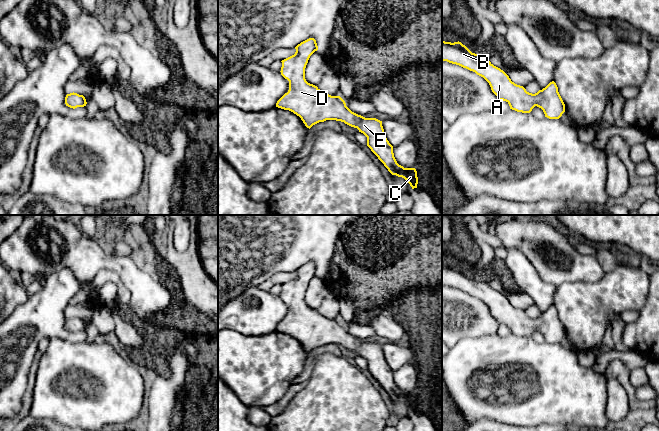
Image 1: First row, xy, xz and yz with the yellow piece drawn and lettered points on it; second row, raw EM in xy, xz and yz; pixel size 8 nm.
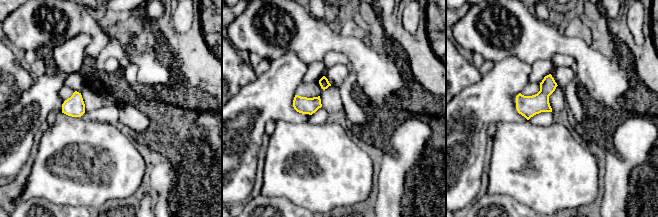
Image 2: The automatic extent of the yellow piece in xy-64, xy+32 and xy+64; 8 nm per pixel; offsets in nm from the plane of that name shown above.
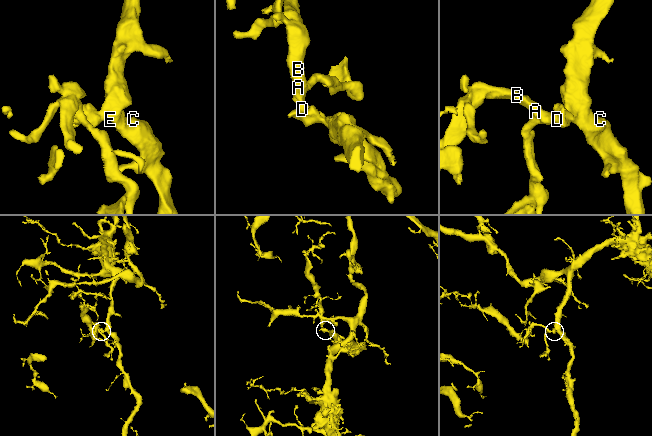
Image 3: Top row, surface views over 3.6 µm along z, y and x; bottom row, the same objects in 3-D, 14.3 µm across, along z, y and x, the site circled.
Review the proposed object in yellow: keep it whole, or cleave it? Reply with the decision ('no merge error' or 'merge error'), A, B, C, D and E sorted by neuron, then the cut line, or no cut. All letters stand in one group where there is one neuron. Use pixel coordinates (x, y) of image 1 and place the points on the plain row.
no merge error | A B C D E | no cut

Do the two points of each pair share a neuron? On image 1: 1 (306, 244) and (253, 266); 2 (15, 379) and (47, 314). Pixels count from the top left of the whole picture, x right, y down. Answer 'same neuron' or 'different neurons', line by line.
1: same neuron
2: same neuron

